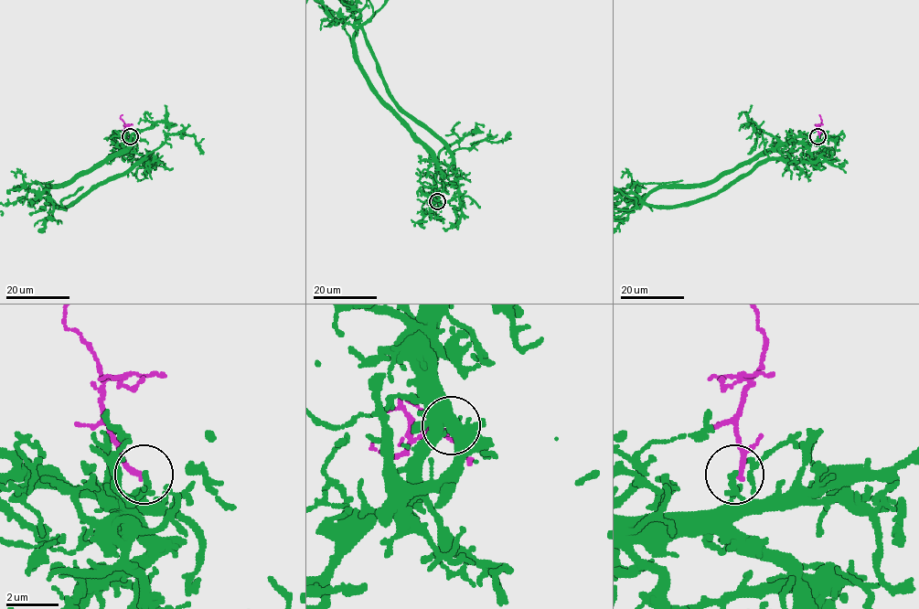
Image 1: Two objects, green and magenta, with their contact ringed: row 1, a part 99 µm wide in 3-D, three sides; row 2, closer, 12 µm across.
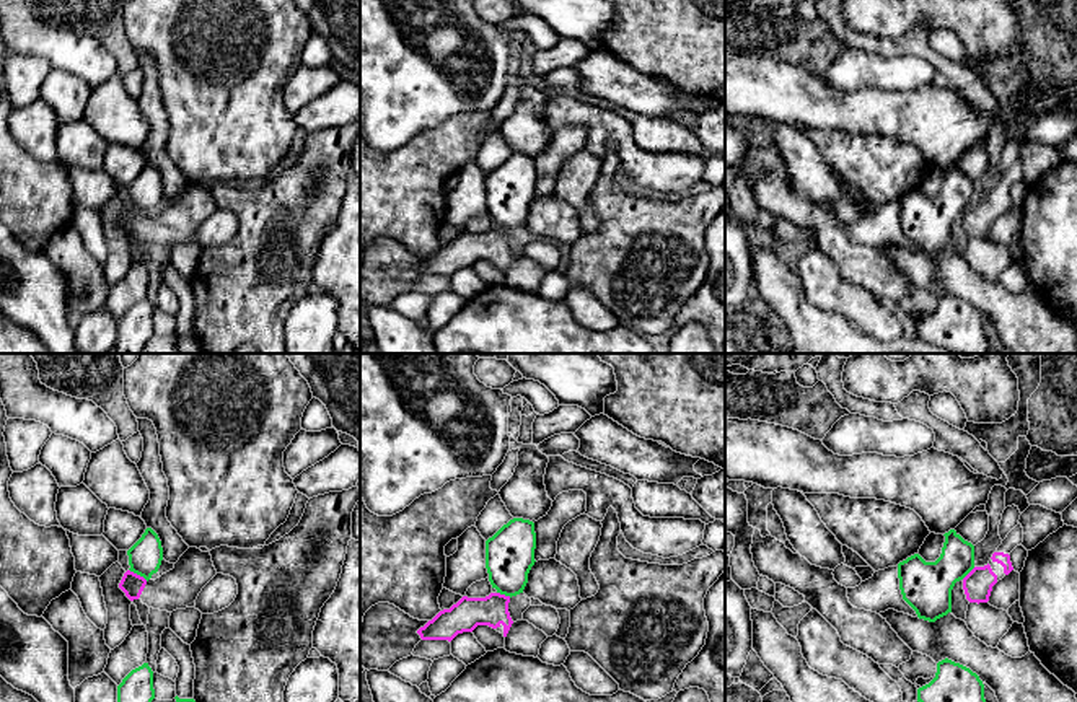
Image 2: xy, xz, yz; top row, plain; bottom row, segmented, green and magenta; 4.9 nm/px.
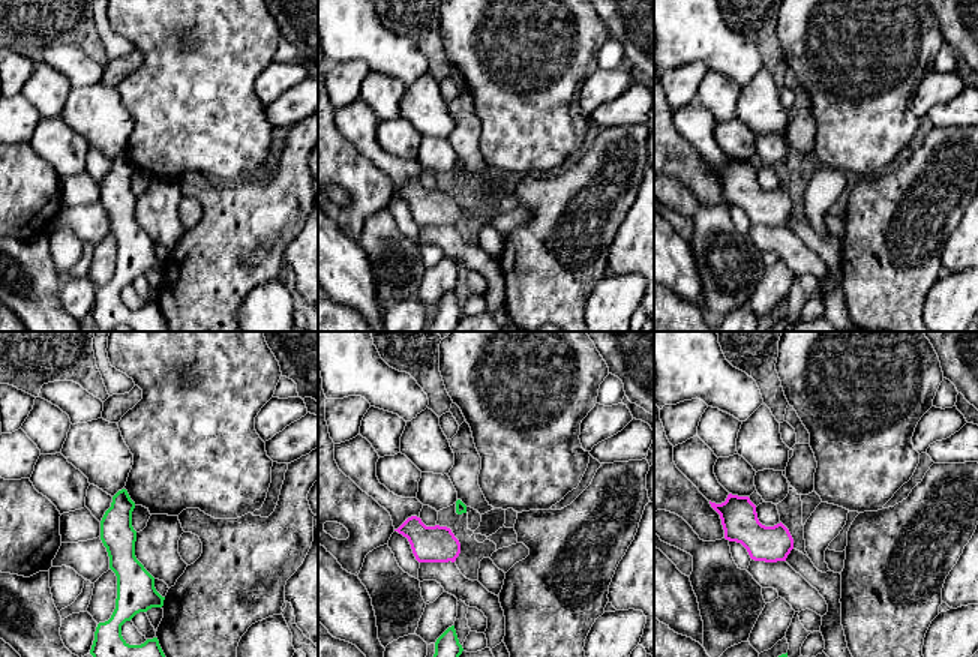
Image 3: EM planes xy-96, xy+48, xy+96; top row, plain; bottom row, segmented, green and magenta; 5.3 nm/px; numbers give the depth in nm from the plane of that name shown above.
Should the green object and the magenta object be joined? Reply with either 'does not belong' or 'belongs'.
does not belong

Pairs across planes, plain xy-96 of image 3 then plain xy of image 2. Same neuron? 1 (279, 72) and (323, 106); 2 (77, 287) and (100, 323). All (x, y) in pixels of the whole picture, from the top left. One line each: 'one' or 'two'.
1: two
2: one

